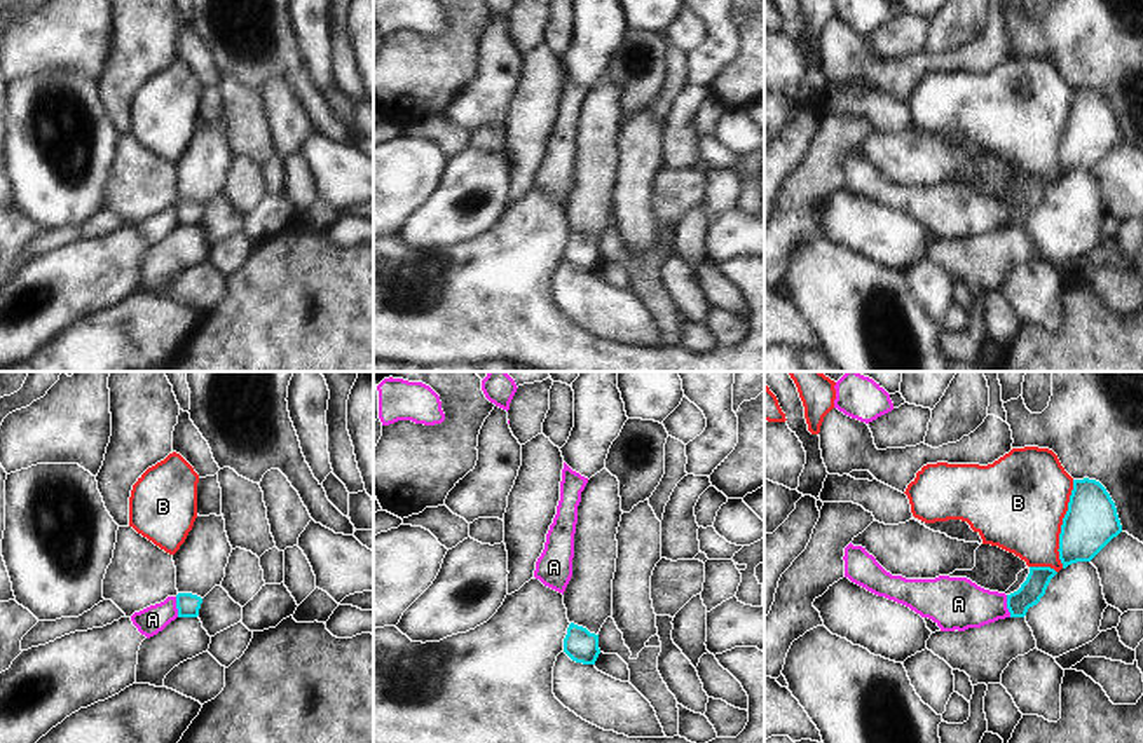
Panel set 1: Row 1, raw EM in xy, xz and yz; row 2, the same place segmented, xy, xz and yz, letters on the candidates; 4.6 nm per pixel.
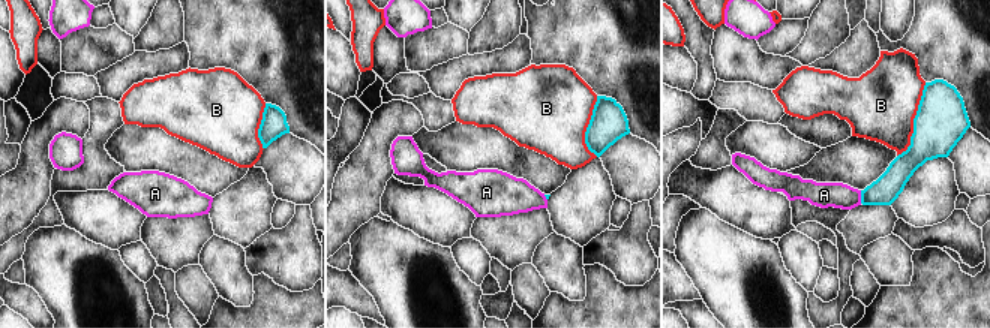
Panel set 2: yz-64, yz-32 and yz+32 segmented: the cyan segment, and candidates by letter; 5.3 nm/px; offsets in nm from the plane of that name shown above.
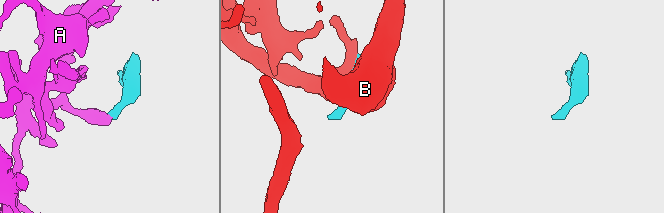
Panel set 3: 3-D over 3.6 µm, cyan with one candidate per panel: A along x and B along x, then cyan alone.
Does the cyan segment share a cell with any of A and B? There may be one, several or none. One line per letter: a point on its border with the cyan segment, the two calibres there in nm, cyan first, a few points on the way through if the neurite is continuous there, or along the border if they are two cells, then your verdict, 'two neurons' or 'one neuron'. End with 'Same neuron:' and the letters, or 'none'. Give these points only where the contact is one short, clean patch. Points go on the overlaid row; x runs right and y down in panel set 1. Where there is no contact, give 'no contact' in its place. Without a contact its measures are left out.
A: yz (1007, 606) | 110/240 nm | along yz (1006, 595), (1011, 616) | two neurons
B: yz (1063, 524) | 240/440 nm | two neurons
Same neuron: none

